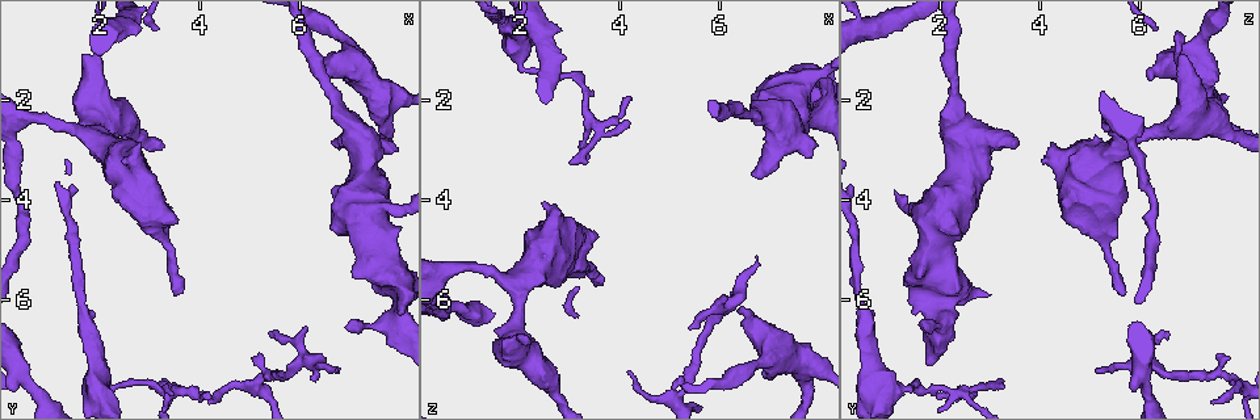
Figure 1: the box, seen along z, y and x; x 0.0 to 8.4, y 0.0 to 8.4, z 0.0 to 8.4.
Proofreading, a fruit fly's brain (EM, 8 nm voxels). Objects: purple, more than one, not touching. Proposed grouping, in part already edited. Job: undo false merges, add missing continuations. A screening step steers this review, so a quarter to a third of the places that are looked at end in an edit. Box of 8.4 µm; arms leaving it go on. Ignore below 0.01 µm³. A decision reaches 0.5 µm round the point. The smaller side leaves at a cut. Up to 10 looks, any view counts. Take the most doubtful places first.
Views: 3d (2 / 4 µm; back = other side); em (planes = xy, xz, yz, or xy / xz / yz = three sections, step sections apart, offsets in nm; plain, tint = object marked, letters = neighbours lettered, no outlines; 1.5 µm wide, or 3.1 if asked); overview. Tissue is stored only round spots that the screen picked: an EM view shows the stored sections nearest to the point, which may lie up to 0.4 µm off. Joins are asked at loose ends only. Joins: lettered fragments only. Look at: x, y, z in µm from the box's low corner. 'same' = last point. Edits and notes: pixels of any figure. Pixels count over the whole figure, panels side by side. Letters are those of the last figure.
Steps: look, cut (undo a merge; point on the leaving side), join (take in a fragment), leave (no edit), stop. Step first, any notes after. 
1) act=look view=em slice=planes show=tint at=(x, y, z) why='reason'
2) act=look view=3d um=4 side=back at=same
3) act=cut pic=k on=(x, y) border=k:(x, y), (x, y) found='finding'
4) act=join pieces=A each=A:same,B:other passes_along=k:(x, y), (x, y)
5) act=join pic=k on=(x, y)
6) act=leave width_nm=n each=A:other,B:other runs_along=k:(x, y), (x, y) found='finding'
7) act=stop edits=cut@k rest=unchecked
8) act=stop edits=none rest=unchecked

act=look view=3d um=2 side=back at=(6.80, 7.45, 5.05) why='branch stops here'

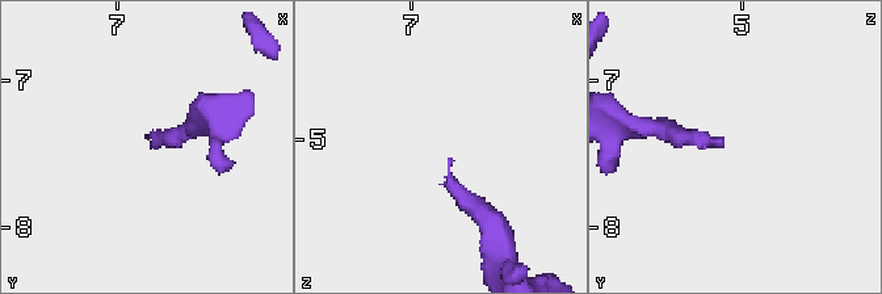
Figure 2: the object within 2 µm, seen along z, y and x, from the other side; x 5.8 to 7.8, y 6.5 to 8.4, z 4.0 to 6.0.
act=look view=em slice=yz step=8 show=letters at=(6.76, 7.42, 5.12) why='shape alone is not enough'

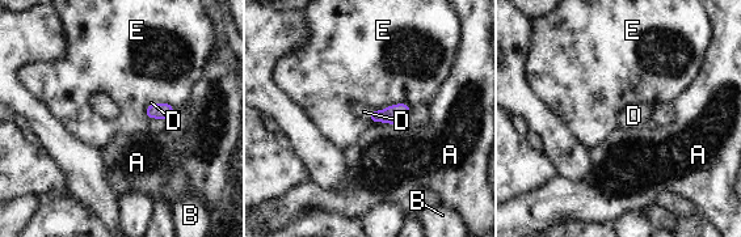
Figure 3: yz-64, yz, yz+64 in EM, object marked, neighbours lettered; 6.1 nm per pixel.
act=join pieces=D width_nm=120 each=A:other,B:other,D:same,E:other passes_along=3:(394, 114), (371, 114), (363, 111) found='the neuron continues'

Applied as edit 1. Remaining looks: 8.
act=look view=3d um=2 side=back at=(3.65, 7.80, 2.55) why='abrupt turn'

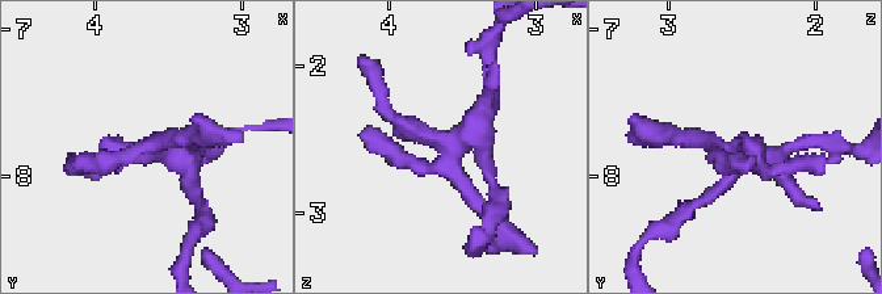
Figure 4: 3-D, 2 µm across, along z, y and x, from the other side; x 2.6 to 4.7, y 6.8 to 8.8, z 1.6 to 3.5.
act=look view=em slice=xz step=8 show=tint at=(3.58, 7.80, 2.56) why='need the tissue'

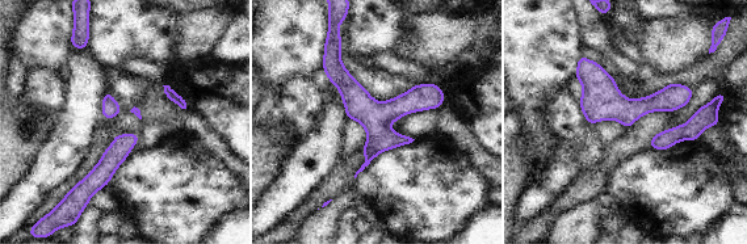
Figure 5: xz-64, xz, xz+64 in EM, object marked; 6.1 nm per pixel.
act=look view=em slice=planes show=letters at=same

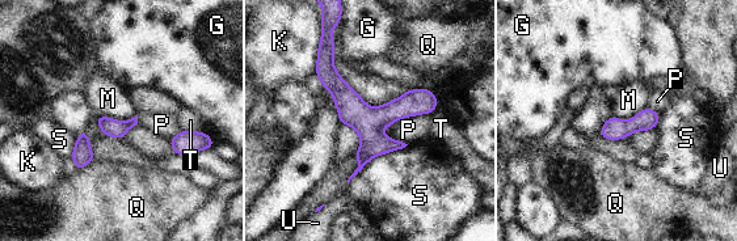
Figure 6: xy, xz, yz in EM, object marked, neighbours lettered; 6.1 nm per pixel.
act=leave each=G:other,K:other,M:other,P:other,Q:other,S:other,T:other,U:other runs_along=6:(320, 64), (363, 113), (433, 104) found='all the same neuron'

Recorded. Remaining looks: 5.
act=look view=3d um=2 side=back at=(2.35, 3.20, 4.05) why='free end'

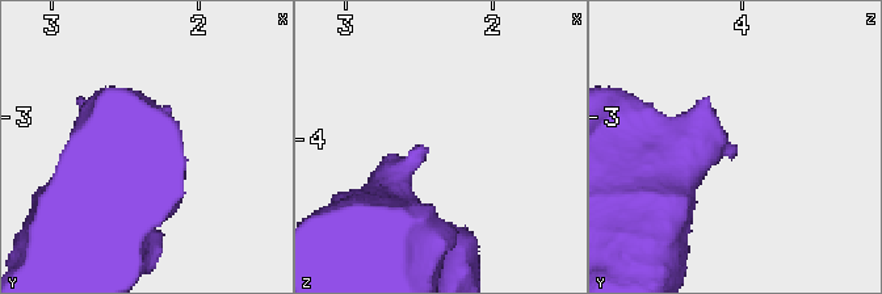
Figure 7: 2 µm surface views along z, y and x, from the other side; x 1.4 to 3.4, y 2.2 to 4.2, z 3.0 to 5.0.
act=look view=em slice=xz step=4 show=letters at=(2.42, 3.24, 4.04) why='now the EM'

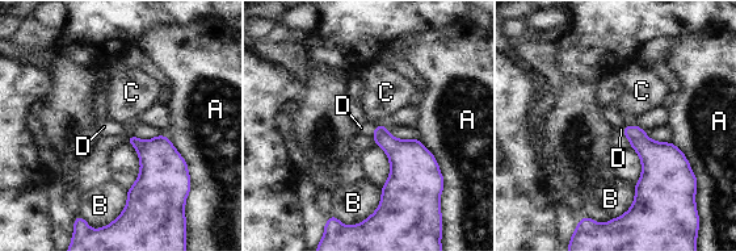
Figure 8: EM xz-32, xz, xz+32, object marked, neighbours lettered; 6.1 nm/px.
act=join pieces=D each=A:other,B:other,C:other,D:same found='the neuron continues'

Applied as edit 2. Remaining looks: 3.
act=look view=overview

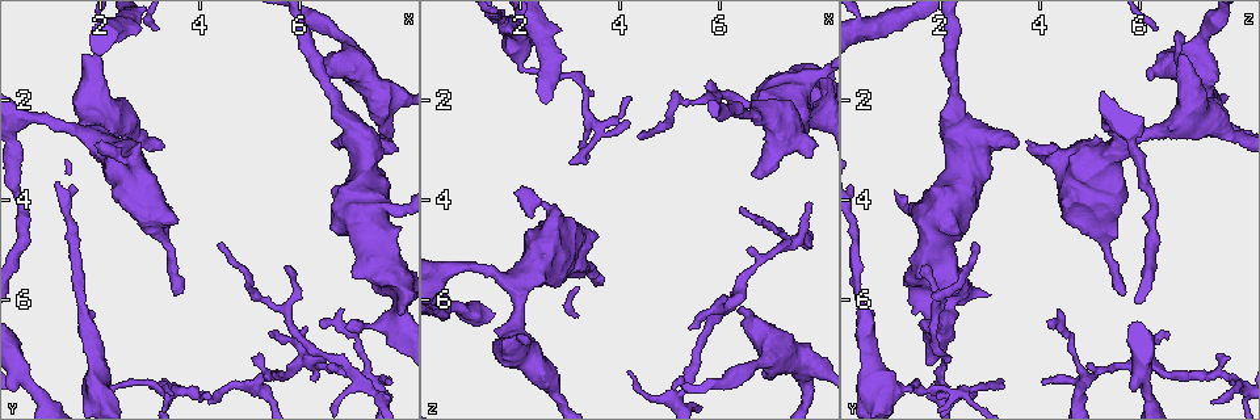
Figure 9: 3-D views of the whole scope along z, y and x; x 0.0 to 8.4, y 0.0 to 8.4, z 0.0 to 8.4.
act=look view=em slice=xz step=8 show=letters at=(6.30, 1.50, 6.20) why='stops while still wide'

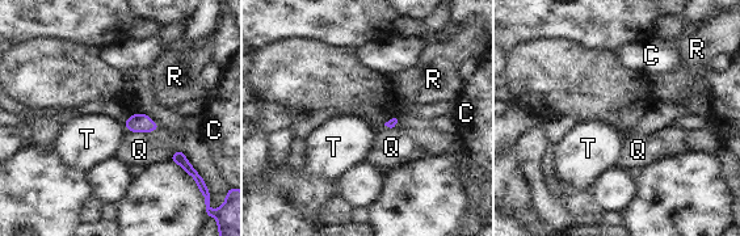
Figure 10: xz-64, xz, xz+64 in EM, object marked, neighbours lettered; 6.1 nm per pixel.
act=leave each=C:other,Q:other,R:other,T:other border=10:(123, 122), (126, 130) found='no lettered fragment goes on from it'

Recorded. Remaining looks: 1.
act=stop edits=join@3,join@8 rest=unchecked

